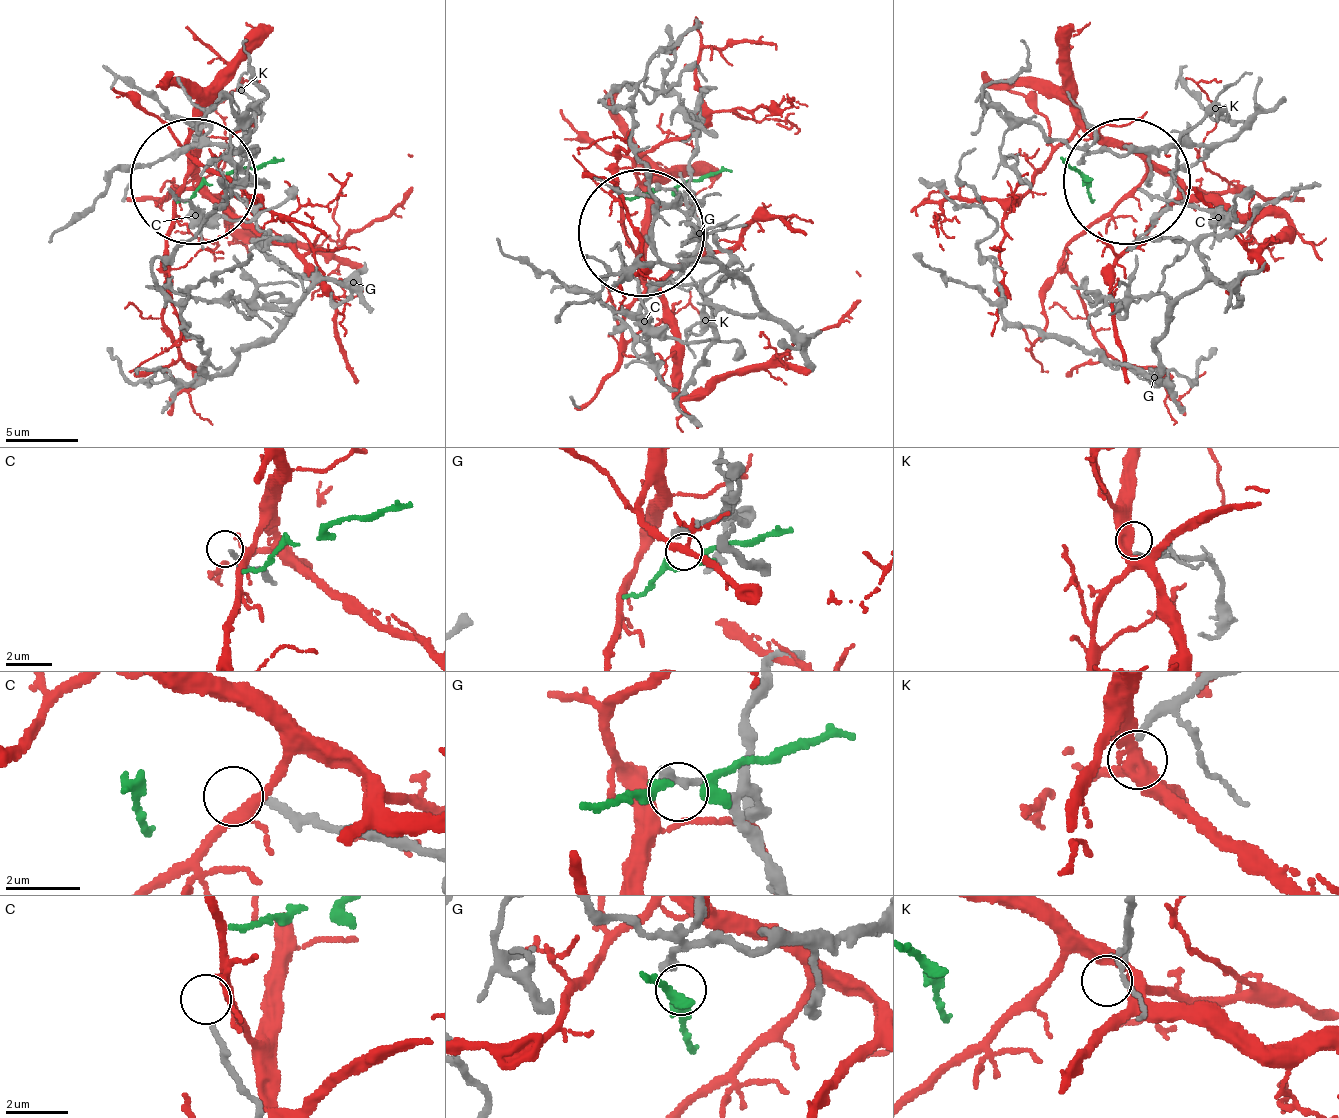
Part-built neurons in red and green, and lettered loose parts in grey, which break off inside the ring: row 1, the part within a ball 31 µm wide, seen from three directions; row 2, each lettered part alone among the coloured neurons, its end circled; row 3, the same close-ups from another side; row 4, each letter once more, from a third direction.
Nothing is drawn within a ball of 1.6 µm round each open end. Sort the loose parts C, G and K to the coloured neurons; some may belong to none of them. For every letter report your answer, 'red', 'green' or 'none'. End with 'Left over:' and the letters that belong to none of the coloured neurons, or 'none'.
C: none
G: green
K: none
Left over: C, K

